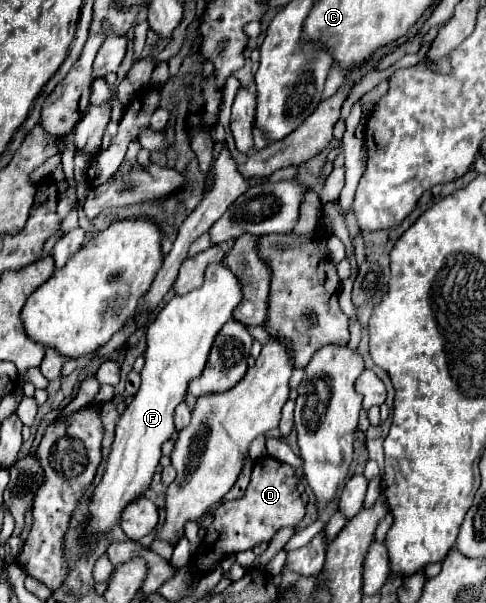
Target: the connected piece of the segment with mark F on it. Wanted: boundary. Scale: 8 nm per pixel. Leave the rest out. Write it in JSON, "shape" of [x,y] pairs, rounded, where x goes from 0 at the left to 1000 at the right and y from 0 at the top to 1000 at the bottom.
{"shape":[[[442,438],[426,444],[422,454],[422,468],[409,481],[393,481],[377,491],[356,491],[340,511],[319,524],[319,531],[302,541],[298,561],[302,561],[302,580],[298,580],[298,607],[290,614],[290,643],[278,653],[274,667],[257,677],[257,683],[249,687],[249,693],[241,697],[237,706],[237,730],[216,769],[216,786],[208,793],[208,799],[195,806],[179,846],[183,856],[175,862],[175,882],[171,882],[171,899],[179,905],[179,915],[195,909],[195,902],[237,876],[237,869],[249,866],[249,852],[257,849],[257,842],[278,833],[282,826],[294,823],[294,816],[307,809],[319,776],[327,773],[331,763],[331,740],[364,716],[360,713],[360,700],[356,700],[356,687],[368,667],[381,663],[385,653],[385,640],[389,630],[397,630],[401,624],[409,624],[422,610],[430,580],[438,574],[438,564],[447,557],[447,551],[459,544],[459,537],[467,531],[479,527],[479,514],[484,507],[496,501],[500,488],[496,488],[496,474],[488,468],[488,458],[463,444],[459,438]]]}

